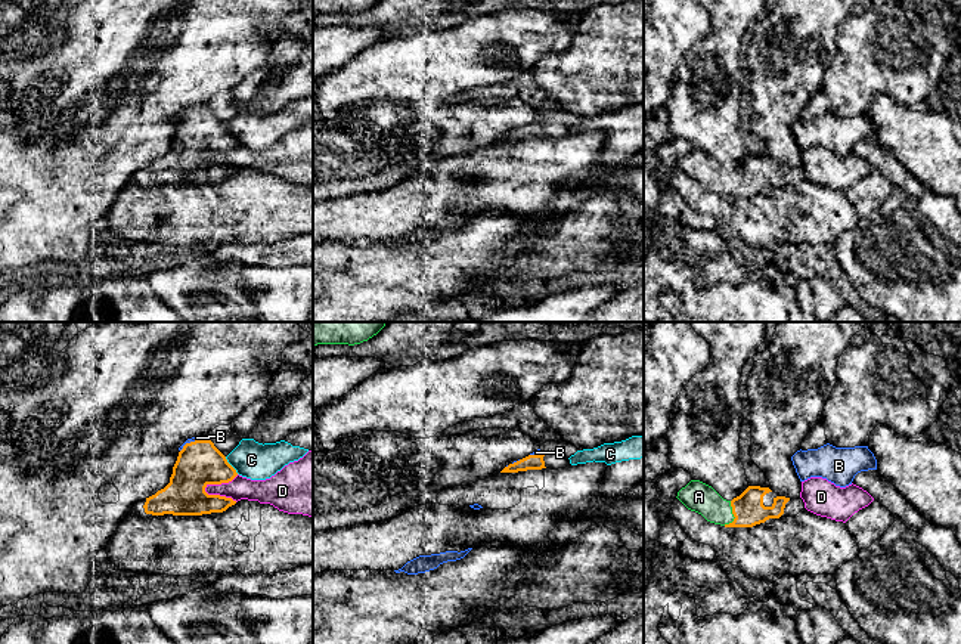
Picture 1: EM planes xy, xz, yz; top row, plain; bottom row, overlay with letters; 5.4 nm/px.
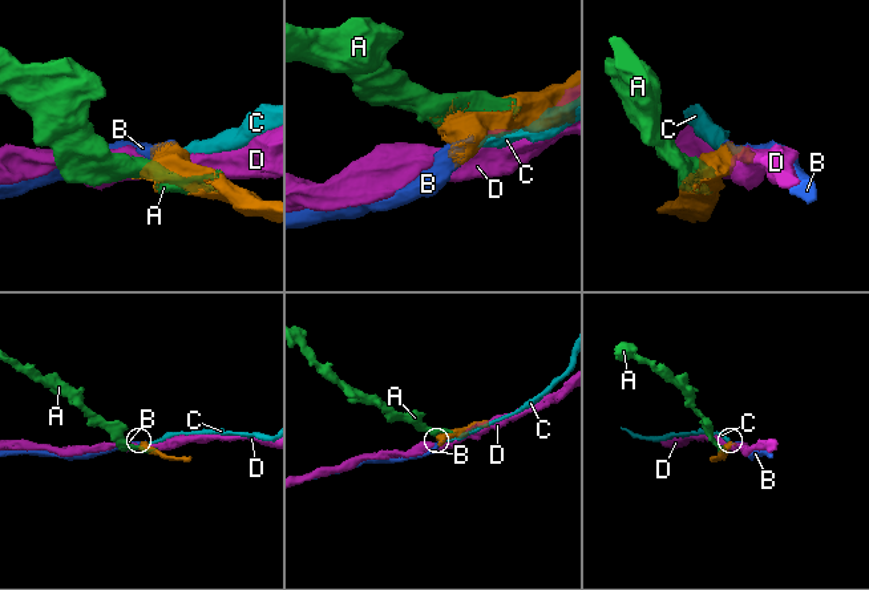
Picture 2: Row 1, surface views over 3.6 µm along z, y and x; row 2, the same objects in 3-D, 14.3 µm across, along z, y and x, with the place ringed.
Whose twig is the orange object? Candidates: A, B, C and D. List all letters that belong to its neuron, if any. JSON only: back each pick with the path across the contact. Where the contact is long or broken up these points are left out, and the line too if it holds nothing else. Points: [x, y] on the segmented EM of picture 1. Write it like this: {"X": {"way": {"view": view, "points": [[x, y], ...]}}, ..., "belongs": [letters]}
{"belongs": ["A", "B"]}

